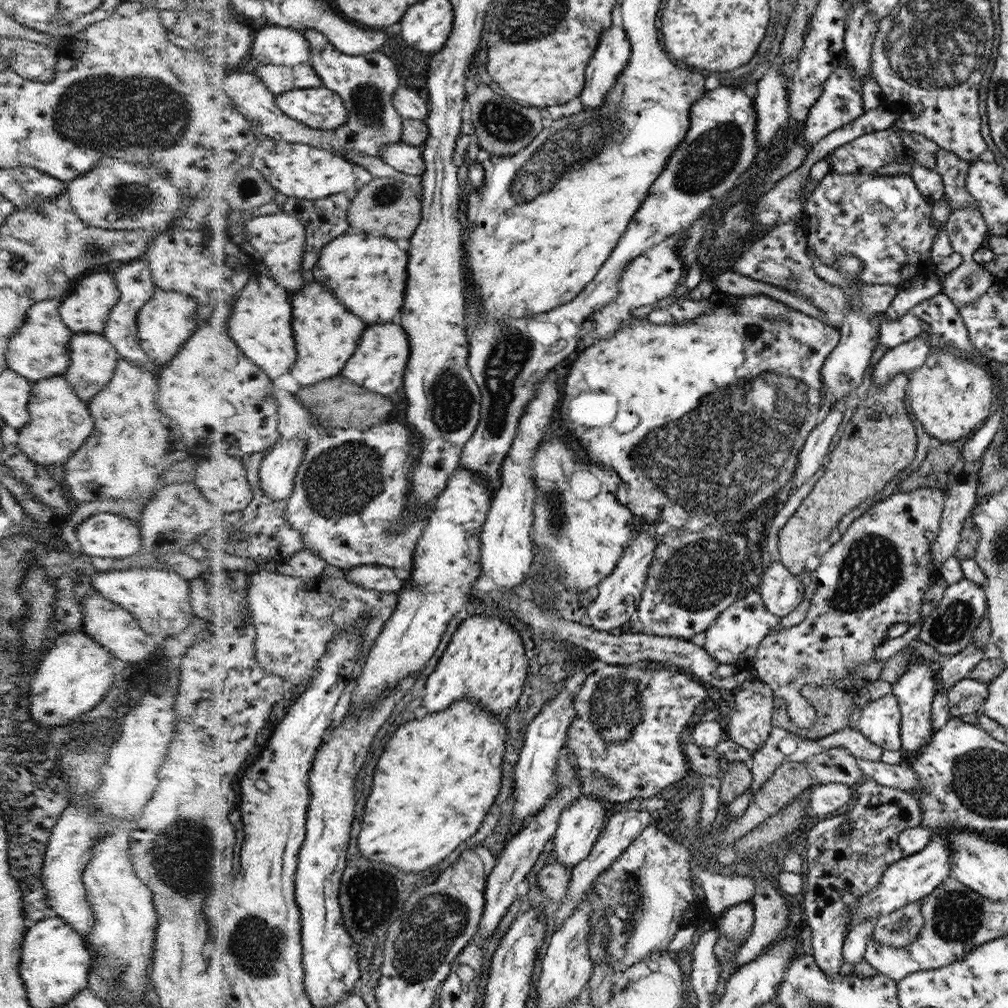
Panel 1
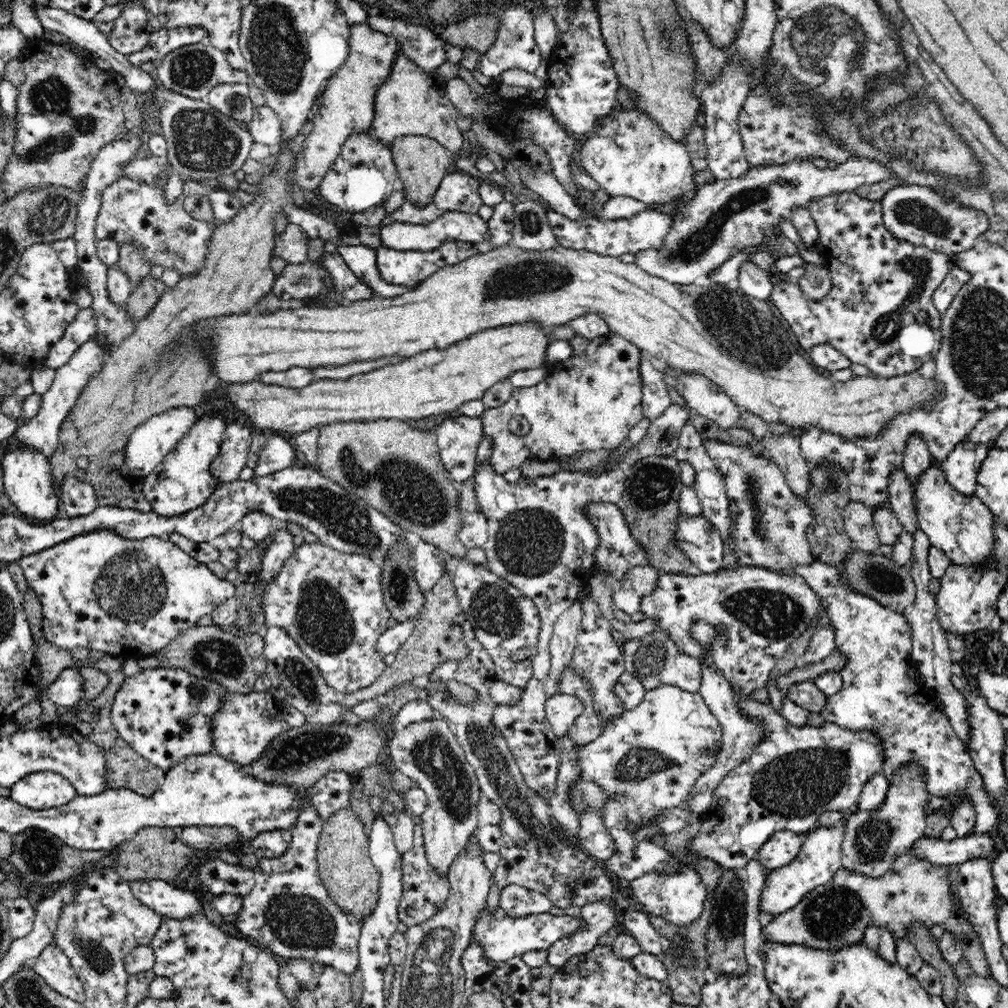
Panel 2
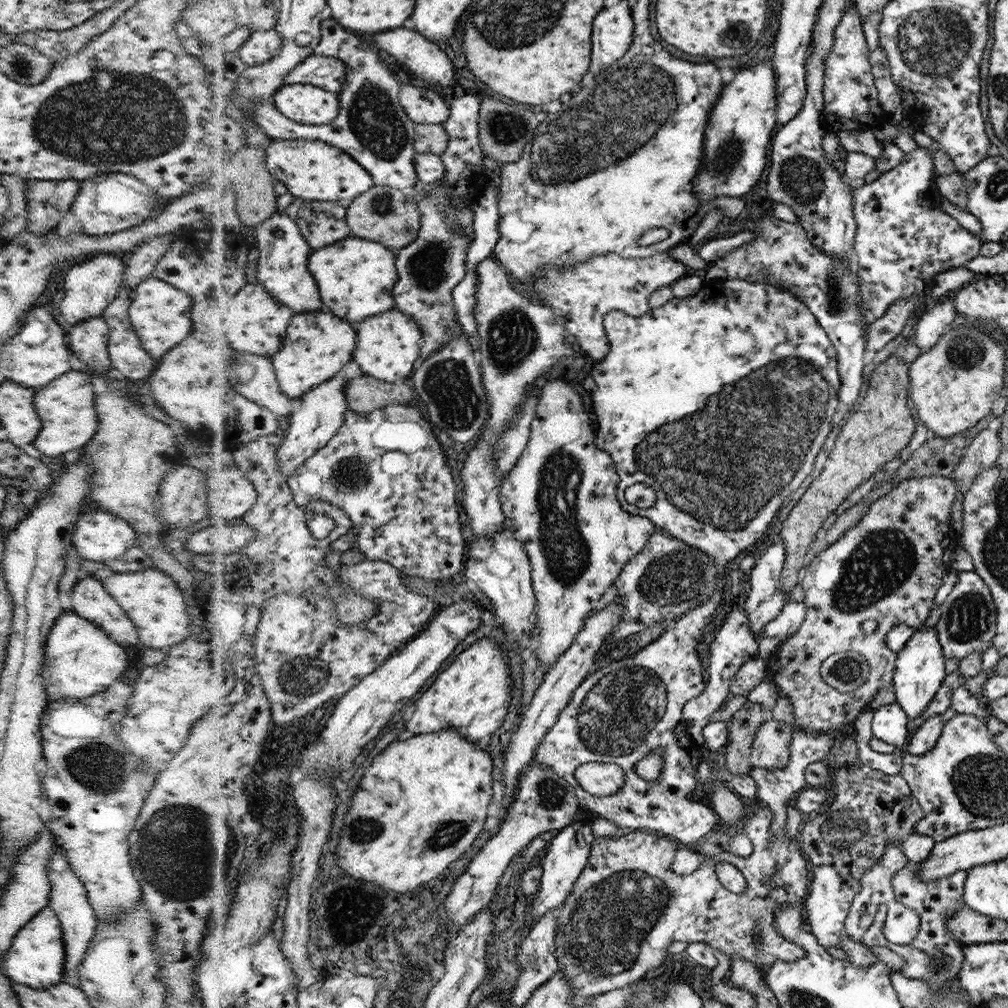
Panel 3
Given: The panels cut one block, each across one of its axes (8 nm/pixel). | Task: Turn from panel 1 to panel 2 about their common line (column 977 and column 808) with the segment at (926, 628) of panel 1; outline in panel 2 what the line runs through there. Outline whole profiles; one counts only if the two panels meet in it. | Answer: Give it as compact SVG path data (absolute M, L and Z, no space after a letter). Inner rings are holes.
M739 566L738 568L734 568L734 570L723 570L720 569L716 572L712 572L712 574L684 574L684 573L661 573L661 576L658 578L659 580L659 588L654 589L648 596L644 596L642 598L641 611L647 616L647 618L653 618L653 620L657 620L657 628L666 632L666 635L669 636L673 641L675 646L680 652L684 654L688 654L690 656L699 658L702 660L704 658L708 659L708 665L716 665L716 671L720 673L720 675L724 676L724 678L728 679L730 682L731 689L738 688L738 691L742 691L742 693L746 693L746 695L750 696L752 692L759 688L767 688L769 686L769 674L771 670L774 668L775 662L785 654L786 649L789 647L789 644L794 642L794 640L802 633L805 632L805 628L809 628L811 623L814 623L814 620L818 619L817 624L824 626L827 619L827 607L822 603L821 598L816 594L816 592L810 588L810 586L805 582L802 576L796 575L794 573L790 574L782 574L778 572L774 572L774 570L768 570L766 567L750 567L750 566ZM694 621L708 621L708 623L714 625L714 642L710 644L712 650L705 650L705 646L701 646L699 642L696 642L693 638L691 638L689 630L691 624Z

